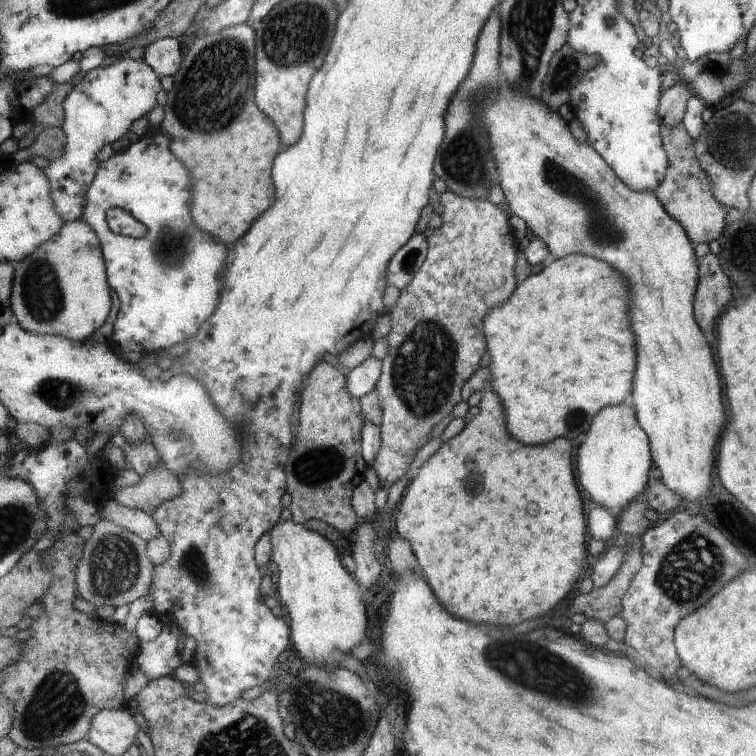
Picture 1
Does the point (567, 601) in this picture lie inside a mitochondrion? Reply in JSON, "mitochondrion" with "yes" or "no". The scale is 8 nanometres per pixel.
{"mitochondrion":"no"}

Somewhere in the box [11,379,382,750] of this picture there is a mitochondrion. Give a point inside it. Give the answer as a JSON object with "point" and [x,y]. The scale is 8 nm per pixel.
{"point":[57,704]}

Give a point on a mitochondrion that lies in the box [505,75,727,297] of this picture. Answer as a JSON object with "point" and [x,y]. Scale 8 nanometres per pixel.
{"point":[600,227]}

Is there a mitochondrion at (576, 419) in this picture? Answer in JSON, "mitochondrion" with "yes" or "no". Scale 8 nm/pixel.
{"mitochondrion":"yes"}

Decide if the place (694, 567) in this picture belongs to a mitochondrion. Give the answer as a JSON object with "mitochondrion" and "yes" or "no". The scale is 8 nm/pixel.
{"mitochondrion":"yes"}

